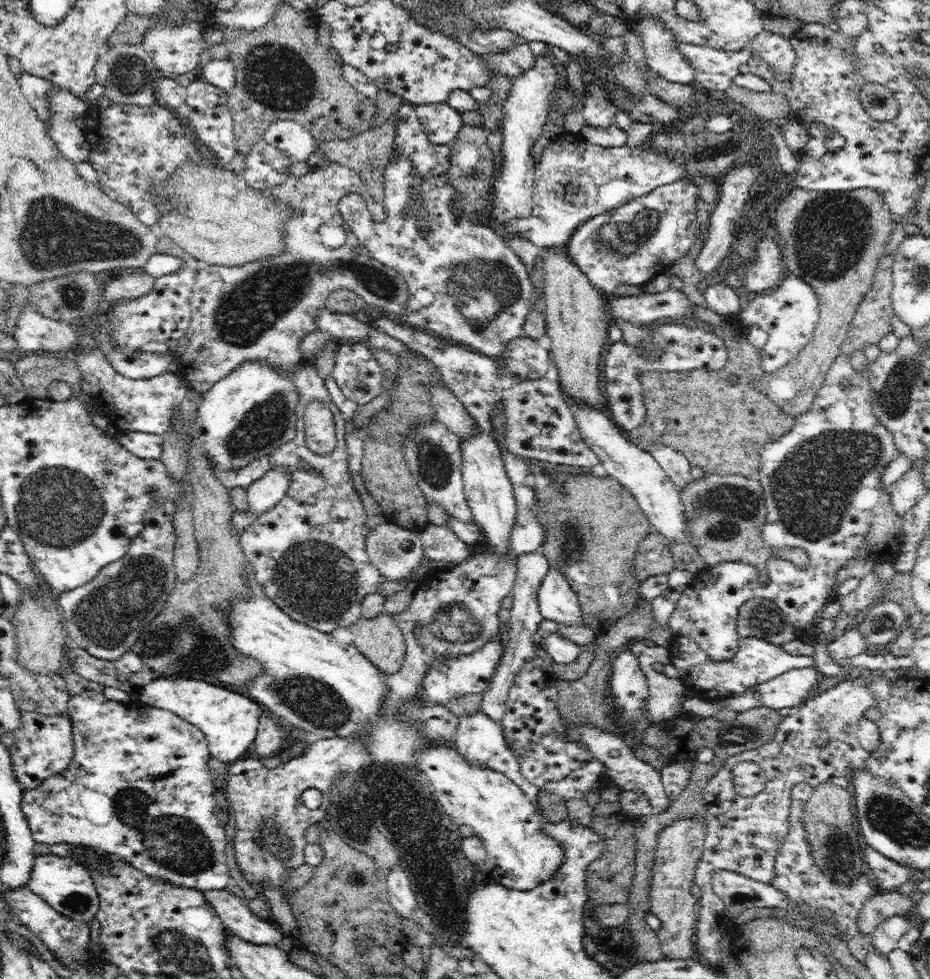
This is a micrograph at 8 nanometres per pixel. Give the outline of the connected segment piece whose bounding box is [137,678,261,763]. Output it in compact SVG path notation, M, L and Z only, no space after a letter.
M155 678L138 692L145 705L171 710L185 721L197 726L204 734L211 756L222 762L248 758L253 746L260 718L260 706L250 698L224 690L220 686L184 678Z

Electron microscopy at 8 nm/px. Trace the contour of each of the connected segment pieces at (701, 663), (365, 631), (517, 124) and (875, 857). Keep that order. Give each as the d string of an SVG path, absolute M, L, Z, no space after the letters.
M686 635L674 636L669 642L668 649L670 663L679 672L679 677L685 685L684 694L710 700L735 697L751 686L776 678L788 670L815 666L814 654L810 656L792 655L784 651L782 645L775 645L754 637L740 638L739 647L733 658L720 662L710 661L710 657L704 653L700 645Z
M380 613L376 618L360 617L349 626L353 634L353 645L377 668L387 675L398 672L405 659L405 640L399 624L388 613Z
M544 54L544 56L537 56L534 66L514 77L512 80L512 88L508 99L503 105L503 122L502 126L502 170L498 179L494 182L494 190L492 190L493 200L490 214L495 219L498 228L496 232L504 238L504 241L510 245L510 248L522 259L522 263L526 265L529 272L534 268L536 257L538 256L539 246L534 246L529 240L520 238L517 234L508 234L501 232L501 228L511 218L529 217L531 213L532 193L534 190L535 177L535 162L530 155L530 150L536 138L542 132L542 126L548 120L548 112L550 111L550 104L555 97L555 85L558 80L558 72L553 65L552 56Z
M869 845L864 846L866 869L875 877L875 883L880 892L898 891L904 882L913 880L913 870L910 865L890 860Z

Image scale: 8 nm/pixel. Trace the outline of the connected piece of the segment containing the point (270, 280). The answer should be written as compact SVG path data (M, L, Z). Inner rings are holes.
M334 161L324 168L311 168L302 176L291 174L284 184L272 186L269 190L264 190L264 193L288 203L294 209L294 216L284 226L284 240L282 240L284 252L274 258L256 260L256 262L248 262L242 266L201 263L195 276L193 292L189 300L191 324L186 334L190 342L184 352L178 354L178 359L182 377L188 379L189 388L200 394L207 393L215 382L226 378L232 370L242 366L242 362L252 362L252 360L266 362L281 372L291 372L291 374L302 368L305 362L302 359L299 344L308 334L318 331L316 325L318 310L325 307L328 296L332 292L352 291L358 294L366 304L384 308L391 317L400 319L407 311L409 293L404 275L392 267L380 266L376 260L371 258L369 250L359 242L352 229L343 220L337 207L345 194L357 193L366 200L372 220L382 222L386 218L385 206L372 197L356 171ZM322 224L342 226L342 230L346 232L346 243L340 248L326 246L320 239L318 229Z

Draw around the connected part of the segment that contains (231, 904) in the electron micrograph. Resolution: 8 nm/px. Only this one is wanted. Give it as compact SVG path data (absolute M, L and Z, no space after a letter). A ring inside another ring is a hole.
M226 889L204 890L203 893L228 932L259 945L276 946L282 940L280 927L252 914L246 899L240 899Z

